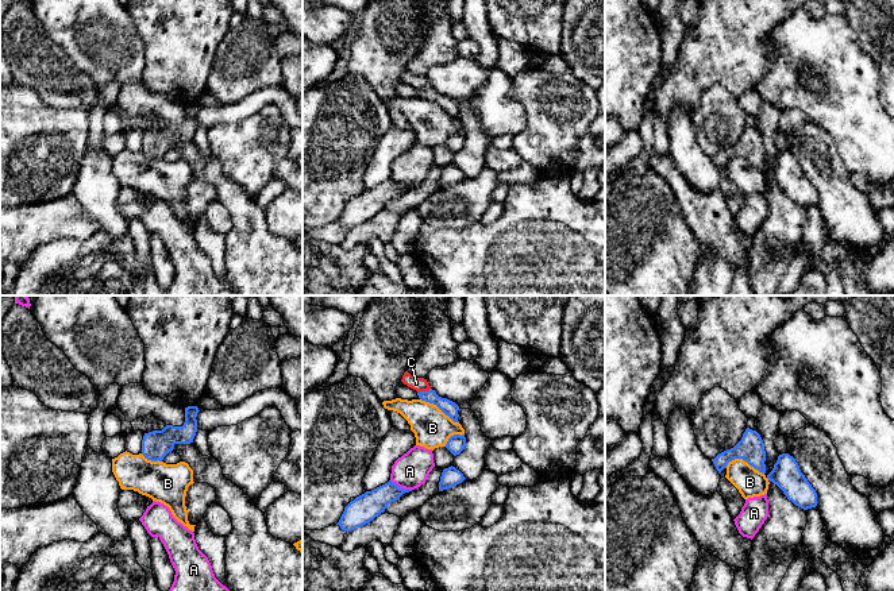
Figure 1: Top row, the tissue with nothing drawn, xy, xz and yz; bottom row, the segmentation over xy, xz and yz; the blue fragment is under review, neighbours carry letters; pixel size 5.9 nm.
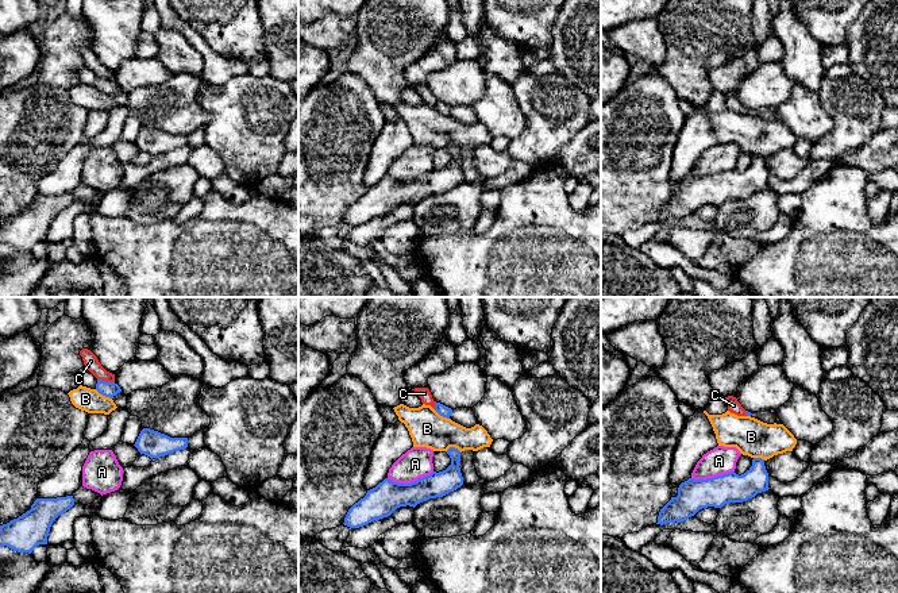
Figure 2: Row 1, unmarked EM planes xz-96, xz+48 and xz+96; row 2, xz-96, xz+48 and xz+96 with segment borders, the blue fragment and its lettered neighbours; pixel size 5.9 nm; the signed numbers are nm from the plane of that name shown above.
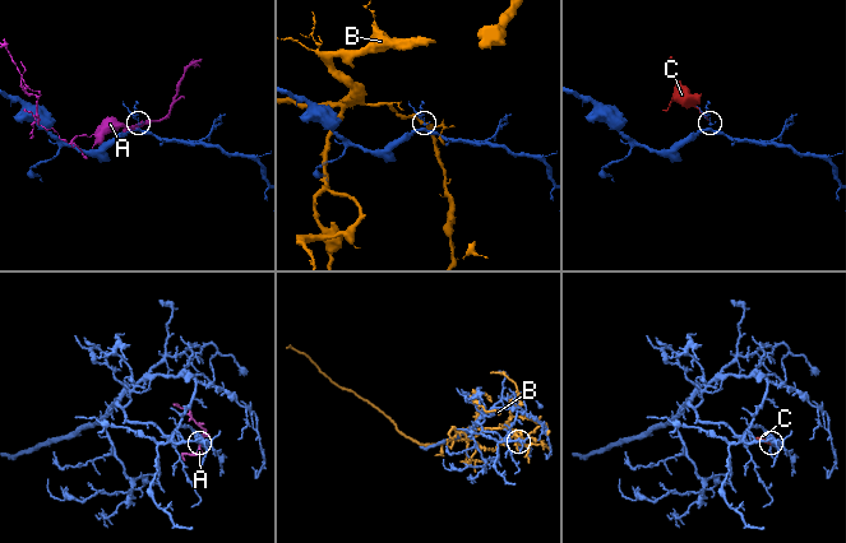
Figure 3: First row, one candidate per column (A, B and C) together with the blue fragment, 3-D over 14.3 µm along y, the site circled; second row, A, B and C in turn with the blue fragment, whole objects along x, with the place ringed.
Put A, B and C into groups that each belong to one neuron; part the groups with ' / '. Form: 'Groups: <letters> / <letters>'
Groups: A / B / C

